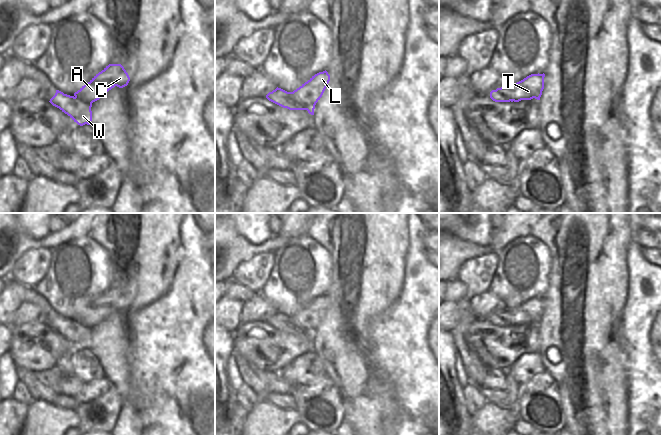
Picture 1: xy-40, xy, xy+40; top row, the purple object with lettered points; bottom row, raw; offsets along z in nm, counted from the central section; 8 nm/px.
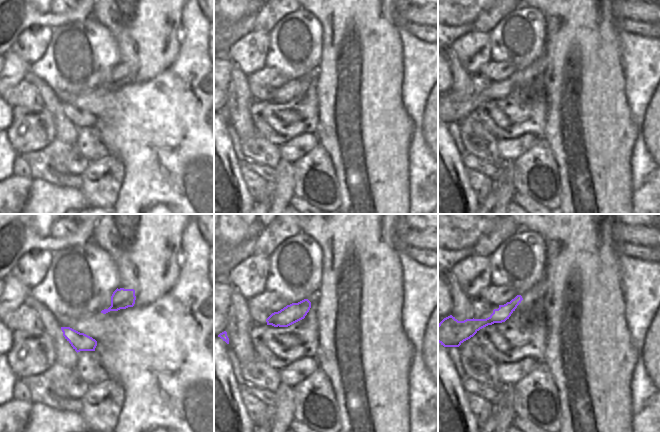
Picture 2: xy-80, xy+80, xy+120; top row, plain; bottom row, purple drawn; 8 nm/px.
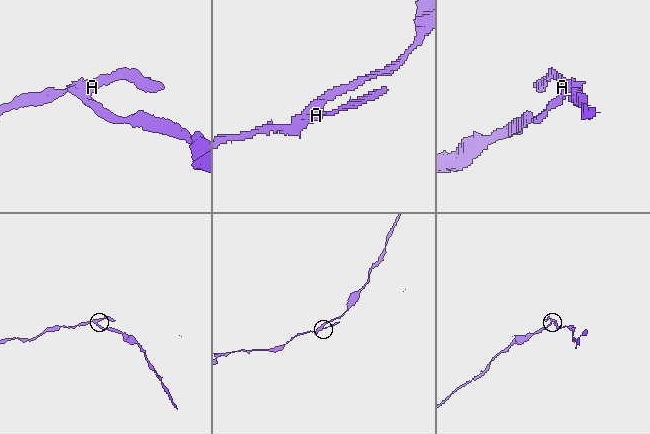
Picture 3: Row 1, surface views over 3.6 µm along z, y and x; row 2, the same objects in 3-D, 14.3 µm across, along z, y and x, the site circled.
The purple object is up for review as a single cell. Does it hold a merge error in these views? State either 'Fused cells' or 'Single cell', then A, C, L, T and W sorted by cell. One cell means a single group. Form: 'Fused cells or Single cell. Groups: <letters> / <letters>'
Fused cells. Groups: A C L T / W.

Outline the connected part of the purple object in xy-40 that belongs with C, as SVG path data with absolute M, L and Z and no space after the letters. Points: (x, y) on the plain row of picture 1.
M109 288L75 316L74 320L87 328L92 328L115 310L127 310L129 305L130 301L121 288Z

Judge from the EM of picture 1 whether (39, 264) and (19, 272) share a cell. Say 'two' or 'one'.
one

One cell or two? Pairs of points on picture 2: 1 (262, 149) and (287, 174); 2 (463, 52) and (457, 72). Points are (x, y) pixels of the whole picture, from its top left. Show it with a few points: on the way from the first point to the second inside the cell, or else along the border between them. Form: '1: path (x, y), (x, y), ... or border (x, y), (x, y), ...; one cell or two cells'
1: border (280, 158), (274, 168); two cells
2: border (450, 47), (460, 64), (472, 75); two cells

